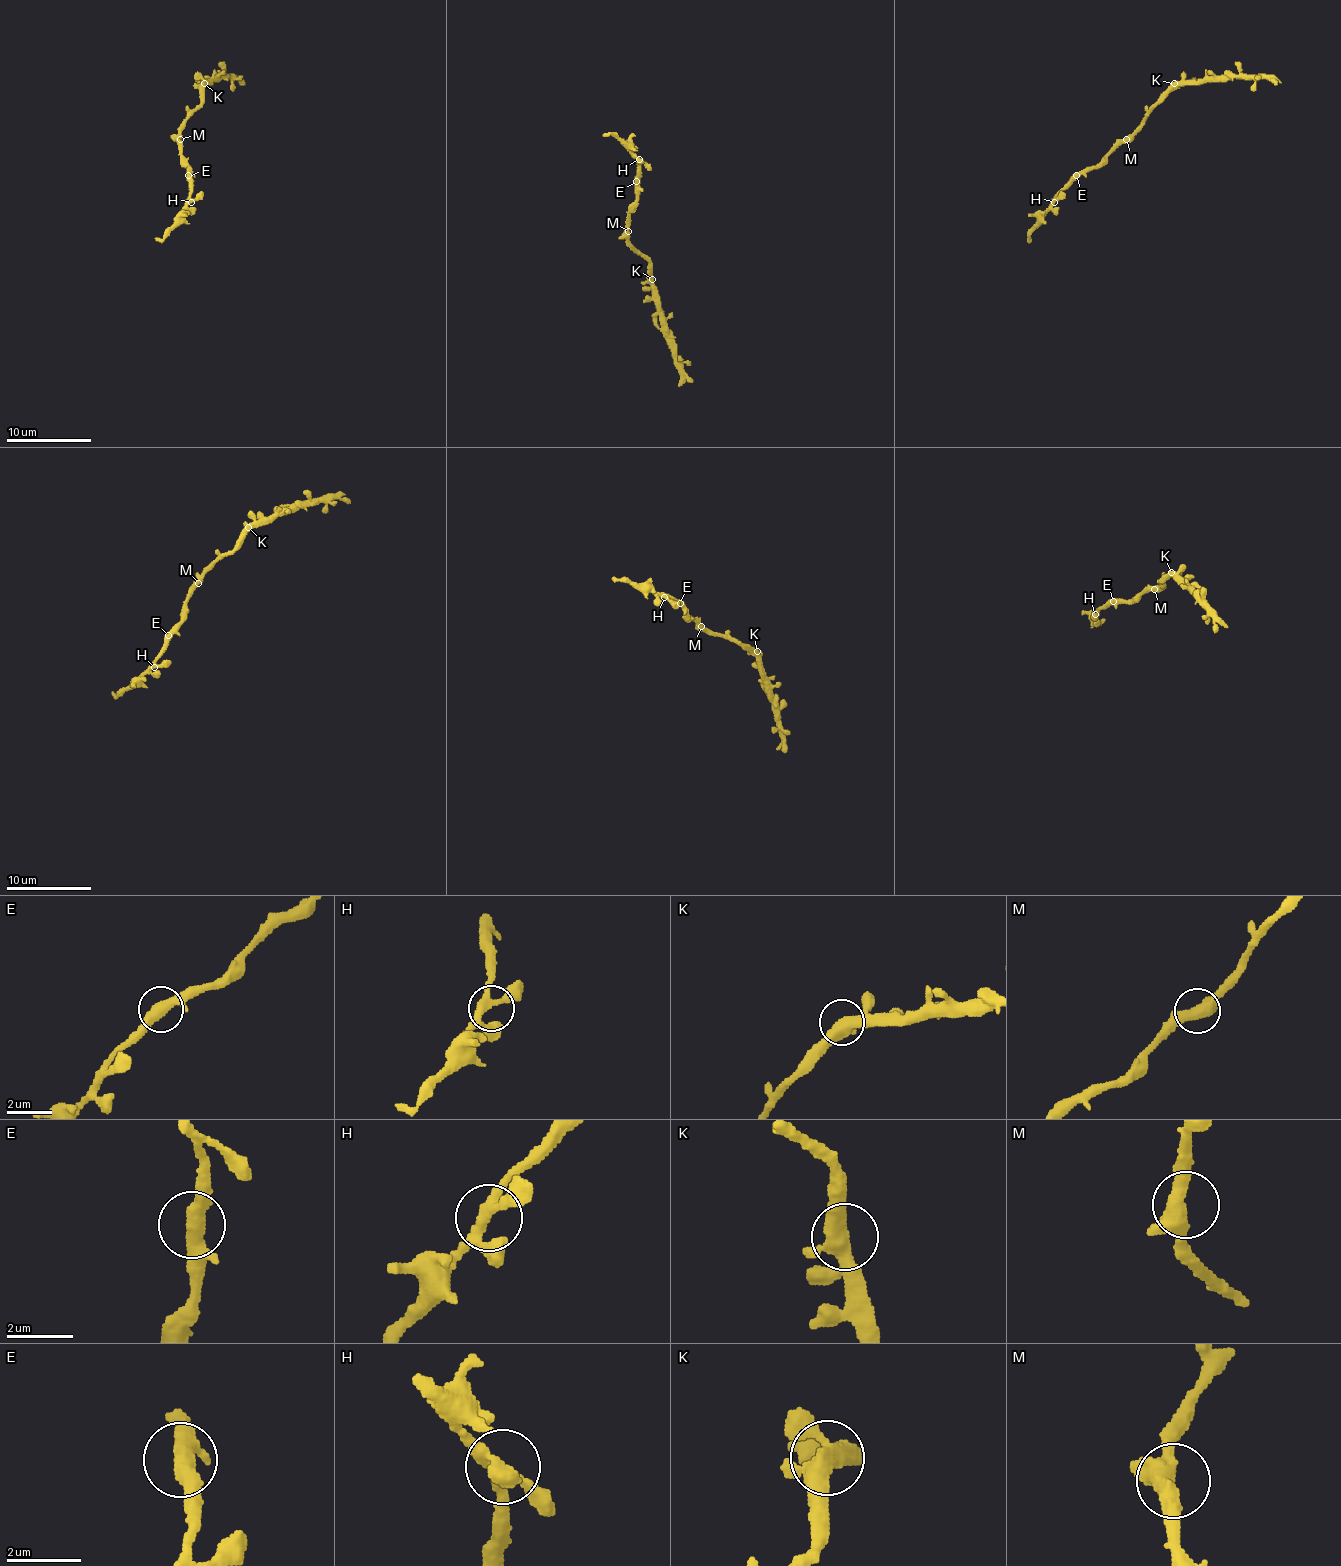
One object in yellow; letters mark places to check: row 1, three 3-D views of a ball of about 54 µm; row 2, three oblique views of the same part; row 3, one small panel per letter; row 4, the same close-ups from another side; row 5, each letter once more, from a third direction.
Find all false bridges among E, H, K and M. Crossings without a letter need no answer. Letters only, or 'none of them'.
none of them

